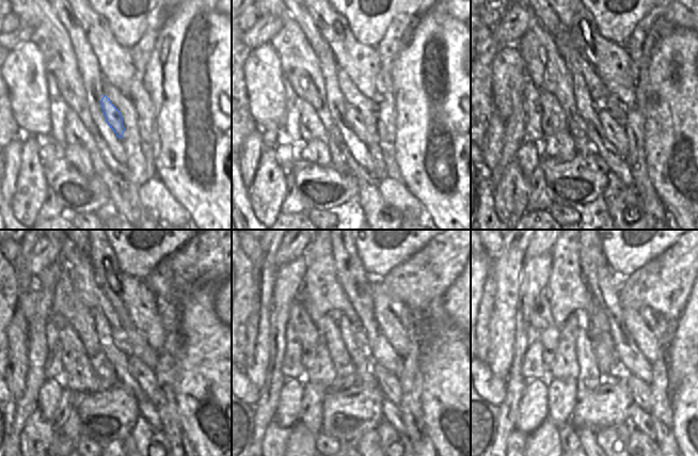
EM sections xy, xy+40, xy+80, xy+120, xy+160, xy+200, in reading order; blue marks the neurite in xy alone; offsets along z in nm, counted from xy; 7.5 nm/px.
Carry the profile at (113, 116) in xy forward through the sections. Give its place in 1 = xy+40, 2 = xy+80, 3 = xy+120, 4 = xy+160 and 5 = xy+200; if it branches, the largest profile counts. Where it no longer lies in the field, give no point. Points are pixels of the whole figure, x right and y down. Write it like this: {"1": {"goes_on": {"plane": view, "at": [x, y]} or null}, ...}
{"1": {"goes_on": {"plane": "xy+40", "at": [353, 119]}}, "2": {"goes_on": {"plane": "xy+80", "at": [615, 131]}}, "3": {"goes_on": {"plane": "xy+120", "at": [145, 377]}}, "4": {"goes_on": {"plane": "xy+160", "at": [387, 381]}}, "5": {"goes_on": {"plane": "xy+200", "at": [640, 391]}}}

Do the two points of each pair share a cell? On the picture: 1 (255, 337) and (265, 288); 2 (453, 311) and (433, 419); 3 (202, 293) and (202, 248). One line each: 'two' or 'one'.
1: one
2: two
3: two

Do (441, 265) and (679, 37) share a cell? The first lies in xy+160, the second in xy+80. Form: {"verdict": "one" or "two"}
{"verdict": "two"}

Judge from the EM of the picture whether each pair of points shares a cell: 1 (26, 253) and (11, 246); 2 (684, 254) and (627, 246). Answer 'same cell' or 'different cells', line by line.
1: different cells
2: different cells

